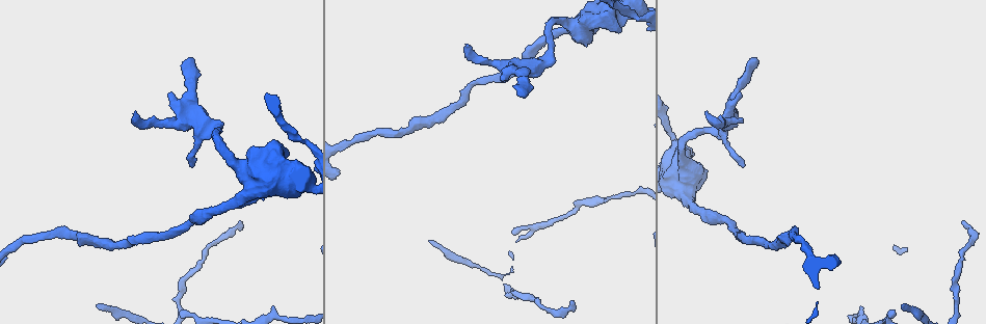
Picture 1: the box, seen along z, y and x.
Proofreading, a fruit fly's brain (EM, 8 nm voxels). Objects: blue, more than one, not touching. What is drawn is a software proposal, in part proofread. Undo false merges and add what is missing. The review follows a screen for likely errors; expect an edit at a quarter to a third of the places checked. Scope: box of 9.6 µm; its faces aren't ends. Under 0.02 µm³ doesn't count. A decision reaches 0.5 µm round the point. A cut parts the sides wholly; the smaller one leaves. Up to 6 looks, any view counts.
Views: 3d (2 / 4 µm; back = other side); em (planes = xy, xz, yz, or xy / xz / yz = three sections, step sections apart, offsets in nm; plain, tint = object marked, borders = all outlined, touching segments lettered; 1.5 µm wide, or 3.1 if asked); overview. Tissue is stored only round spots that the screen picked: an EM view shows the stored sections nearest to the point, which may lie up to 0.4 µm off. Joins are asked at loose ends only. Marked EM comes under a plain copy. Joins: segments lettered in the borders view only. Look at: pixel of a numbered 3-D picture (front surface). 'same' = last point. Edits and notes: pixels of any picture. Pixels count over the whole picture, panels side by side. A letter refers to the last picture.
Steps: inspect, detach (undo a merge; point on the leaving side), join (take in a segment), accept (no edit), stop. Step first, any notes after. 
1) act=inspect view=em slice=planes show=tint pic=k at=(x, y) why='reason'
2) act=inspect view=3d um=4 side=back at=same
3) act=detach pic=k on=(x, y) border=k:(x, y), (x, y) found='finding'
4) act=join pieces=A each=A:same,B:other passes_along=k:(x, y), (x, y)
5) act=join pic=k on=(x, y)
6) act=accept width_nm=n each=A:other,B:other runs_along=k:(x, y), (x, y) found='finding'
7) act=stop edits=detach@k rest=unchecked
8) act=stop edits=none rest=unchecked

act=inspect view=em slice=yz step=4 show=borders pic=1 at=(962, 220) why='end of a long branch'

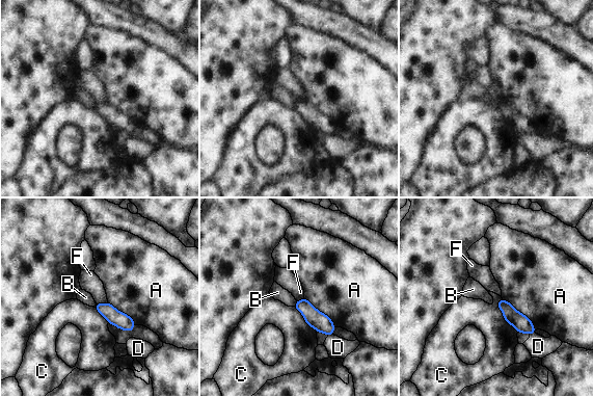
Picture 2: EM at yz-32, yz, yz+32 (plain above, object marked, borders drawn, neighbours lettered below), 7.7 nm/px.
act=accept longest_contact=A:380nm each=A:other,B:other,C:other,D:other,F:other border=2:(107, 301), (105, 303), (96, 303) found='none of them fits'

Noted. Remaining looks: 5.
act=inspect view=em slice=xy step=8 show=borders pic=1 at=(192, 167) why='free end'

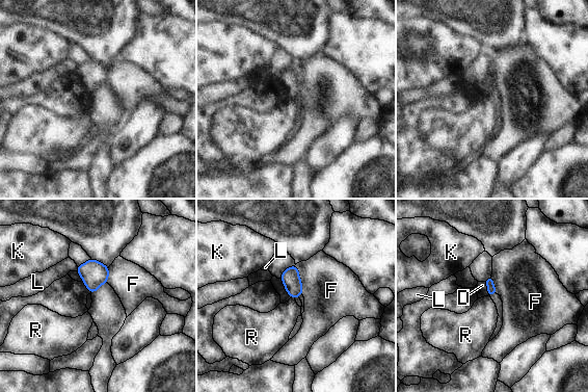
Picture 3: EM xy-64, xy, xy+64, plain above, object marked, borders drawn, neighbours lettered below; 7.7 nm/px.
act=accept each=D:other,F:other,K:other,L:other,R:other border=3:(291, 297), (294, 298) found='no lettered segment goes on from it'

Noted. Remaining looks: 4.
act=inspect view=em slice=planes show=borders pic=1 at=(707, 113) why='branch stops here'

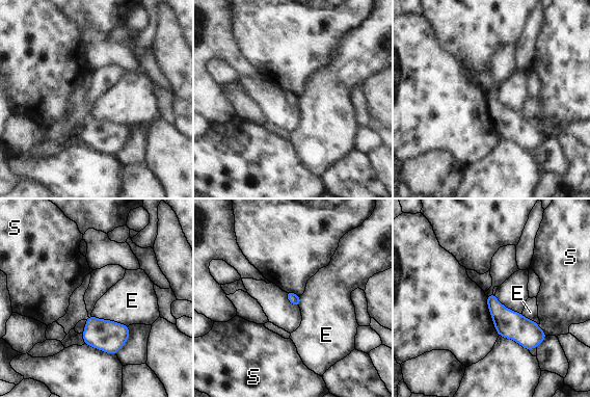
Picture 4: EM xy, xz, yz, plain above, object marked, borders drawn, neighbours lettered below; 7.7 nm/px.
act=accept each=E:other,S:other border=4:(91, 315), (128, 325) found='none of them fits'

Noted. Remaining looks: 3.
act=stop edits=none rest=unchecked

